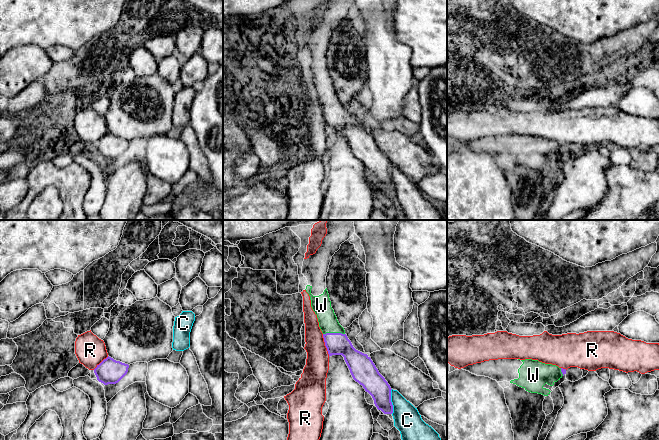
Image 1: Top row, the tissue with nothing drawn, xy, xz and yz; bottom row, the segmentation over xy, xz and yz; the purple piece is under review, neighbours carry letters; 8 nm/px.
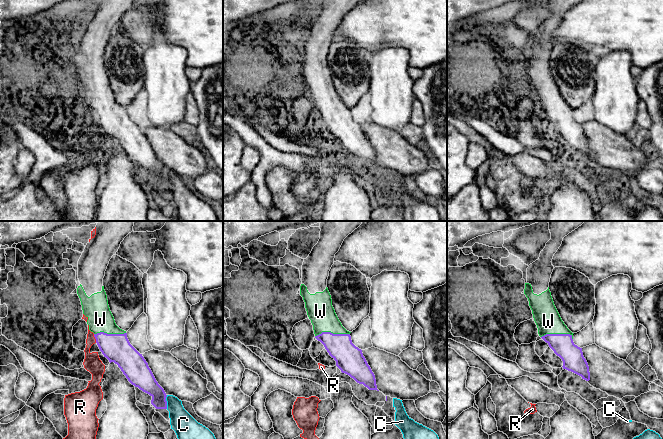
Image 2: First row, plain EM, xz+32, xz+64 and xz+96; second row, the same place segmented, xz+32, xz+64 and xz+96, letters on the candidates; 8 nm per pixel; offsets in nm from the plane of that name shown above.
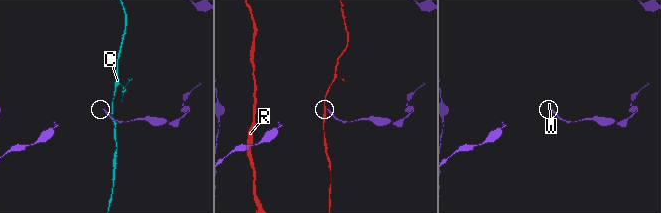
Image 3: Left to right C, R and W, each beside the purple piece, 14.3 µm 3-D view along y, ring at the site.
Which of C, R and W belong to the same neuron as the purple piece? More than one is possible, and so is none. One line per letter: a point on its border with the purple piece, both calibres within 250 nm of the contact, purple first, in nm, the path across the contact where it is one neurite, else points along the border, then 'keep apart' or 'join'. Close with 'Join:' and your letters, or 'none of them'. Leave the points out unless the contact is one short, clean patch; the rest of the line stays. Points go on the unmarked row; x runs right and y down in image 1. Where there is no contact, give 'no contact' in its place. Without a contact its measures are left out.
C: contact xz (390, 177); calibres 180 and 220 nm; keep apart
R: contact xz (325, 121); calibres 180 and 190 nm; border xz (322, 110), (324, 121), (329, 131); keep apart
W: contact xz (333, 109); calibres 180 and 160 nm; way xz (336, 119), (333, 109), (321, 81); join
Join: W

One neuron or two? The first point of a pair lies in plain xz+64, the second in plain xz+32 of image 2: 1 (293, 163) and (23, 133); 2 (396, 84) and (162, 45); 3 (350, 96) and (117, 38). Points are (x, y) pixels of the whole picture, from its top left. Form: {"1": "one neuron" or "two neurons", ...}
{"1": "one neuron", "2": "one neuron", "3": "one neuron"}

